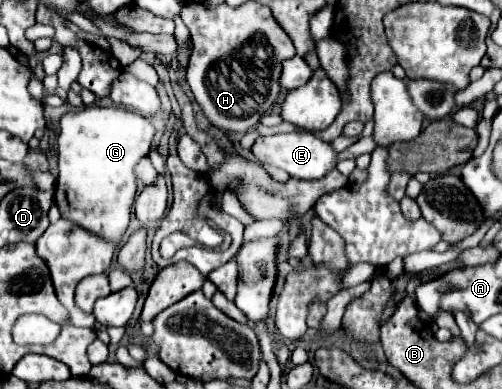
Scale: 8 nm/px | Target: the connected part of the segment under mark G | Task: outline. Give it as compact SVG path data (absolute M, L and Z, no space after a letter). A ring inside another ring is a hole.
M90 105L68 111L60 117L58 135L58 183L54 203L62 219L118 241L130 221L130 207L136 199L134 167L152 145L152 125L138 113L116 105Z

